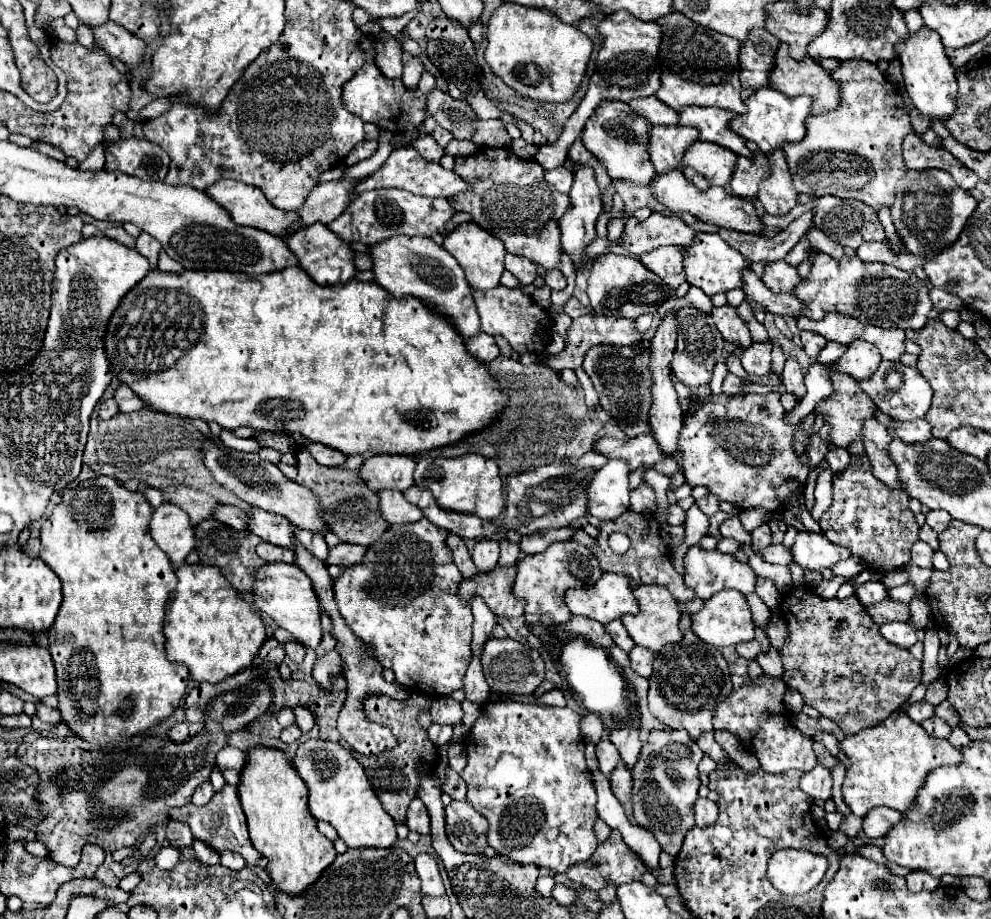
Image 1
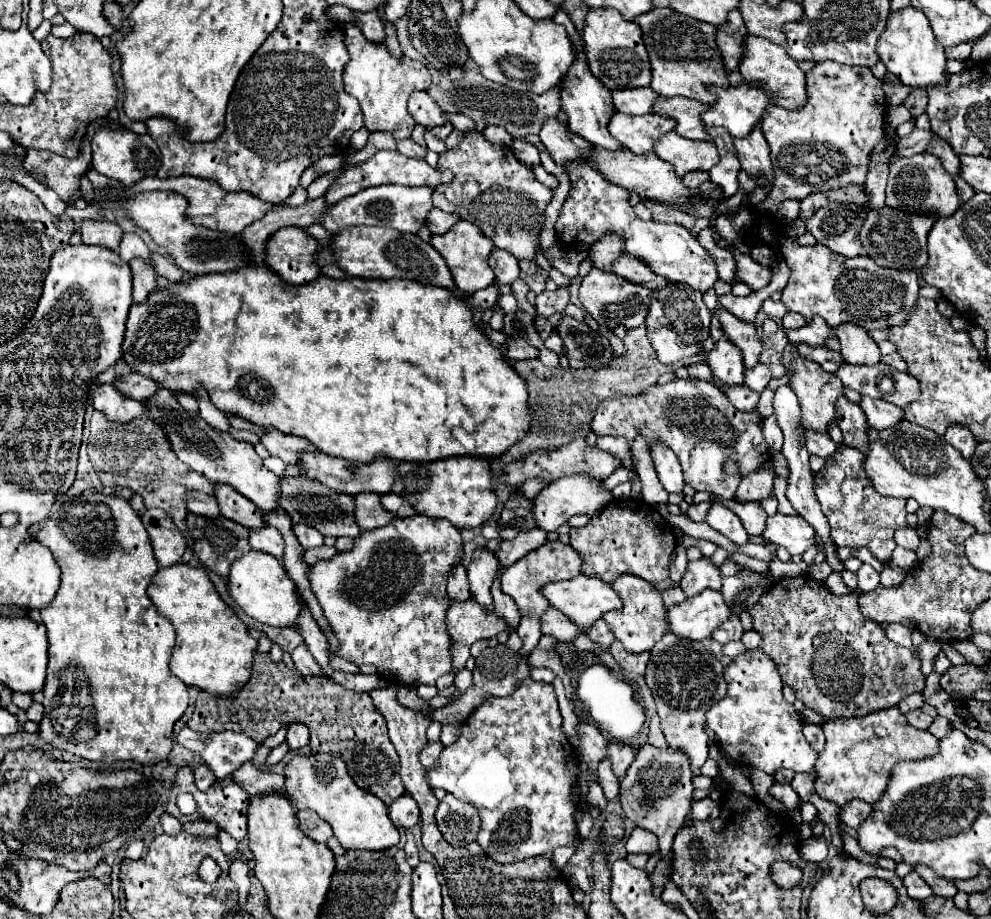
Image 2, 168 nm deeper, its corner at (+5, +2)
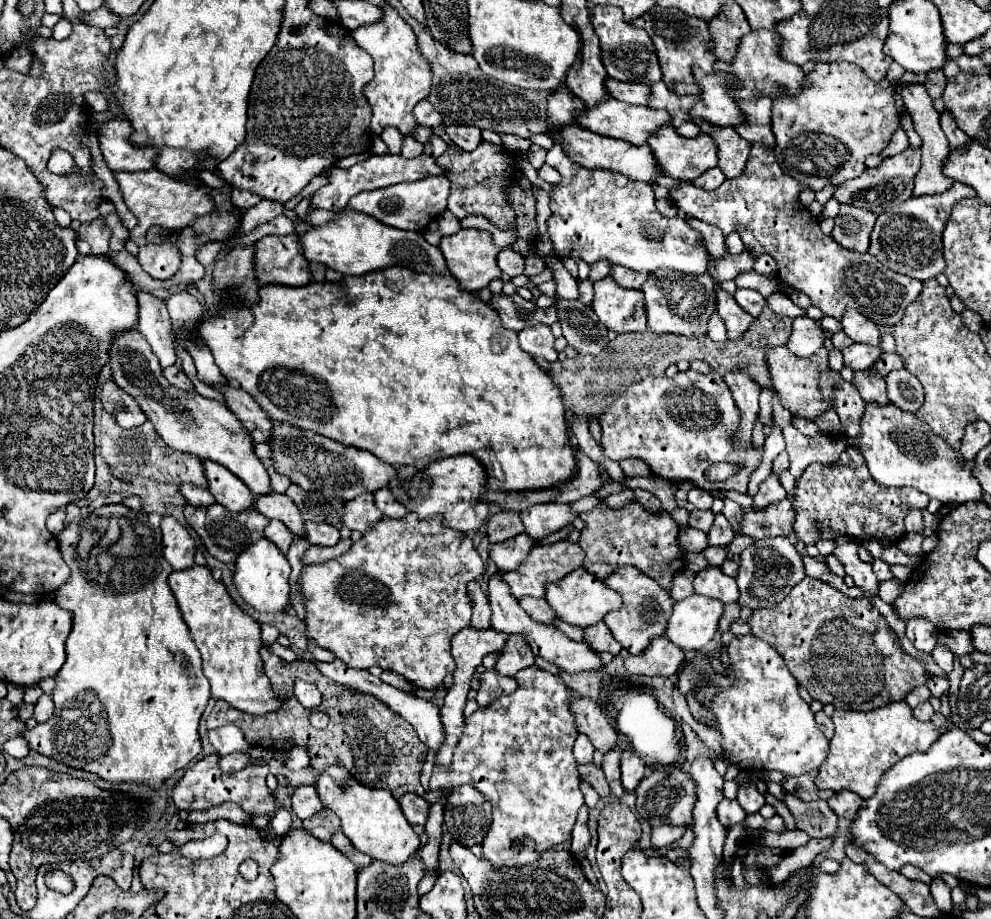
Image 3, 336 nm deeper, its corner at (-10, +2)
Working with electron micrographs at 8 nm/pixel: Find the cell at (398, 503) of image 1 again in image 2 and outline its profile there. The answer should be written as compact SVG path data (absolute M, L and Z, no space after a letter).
M356 494L356 510L354 510L354 518L356 524L360 526L360 530L374 530L374 528L382 528L386 526L394 516L390 512L386 512L380 504L380 494Z

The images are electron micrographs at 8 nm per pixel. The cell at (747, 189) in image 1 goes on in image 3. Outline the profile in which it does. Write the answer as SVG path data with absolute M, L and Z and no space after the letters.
M697 120L697 126L715 138L719 146L719 168L727 178L739 178L745 170L751 144L743 140L731 126L715 126L705 120Z

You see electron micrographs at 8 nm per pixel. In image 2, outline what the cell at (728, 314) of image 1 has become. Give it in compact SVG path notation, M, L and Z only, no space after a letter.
M712 314L712 326L710 326L710 336L714 340L714 350L708 354L706 364L712 370L712 378L718 384L720 390L744 384L744 364L742 364L742 354L732 342L722 332L722 326L718 318Z

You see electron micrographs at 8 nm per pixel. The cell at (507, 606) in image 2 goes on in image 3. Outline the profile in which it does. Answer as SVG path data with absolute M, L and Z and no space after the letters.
M511 634L503 648L503 654L495 664L495 670L503 676L513 676L531 664L533 664L533 652L527 638L521 638L521 634Z

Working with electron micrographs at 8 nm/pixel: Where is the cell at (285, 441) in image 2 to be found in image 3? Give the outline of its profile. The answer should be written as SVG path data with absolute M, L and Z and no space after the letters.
M215 386L215 388L225 394L229 410L245 424L247 430L251 430L251 438L255 442L273 440L273 438L269 438L269 436L273 436L271 418L267 416L267 412L263 412L261 406L257 406L257 402L251 398L251 394L247 394L243 390L235 390L231 386Z

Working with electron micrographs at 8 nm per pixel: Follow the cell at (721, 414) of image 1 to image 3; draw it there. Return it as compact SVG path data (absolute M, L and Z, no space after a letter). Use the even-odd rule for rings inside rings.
M689 370L675 378L643 378L601 414L599 446L605 456L615 462L623 458L639 458L647 462L653 474L669 482L689 480L707 492L737 490L745 494L753 470L761 464L763 448L751 446L749 450L739 450L735 446L739 420L741 414L731 390L717 372L703 376ZM701 454L707 458L701 460ZM715 462L741 462L745 468L727 482L711 484L703 478L703 472Z

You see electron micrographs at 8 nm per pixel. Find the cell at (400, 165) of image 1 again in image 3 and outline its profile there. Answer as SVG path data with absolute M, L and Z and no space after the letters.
M383 154L383 156L369 156L367 160L351 166L347 172L343 168L333 168L329 172L329 184L319 188L313 194L311 206L313 208L325 208L325 210L333 210L333 212L341 212L347 204L347 200L359 192L365 190L377 190L377 188L385 188L391 184L399 184L399 182L417 182L423 180L427 176L441 176L445 174L443 168L437 166L433 156L425 156L421 154L419 158L403 158L403 156L395 156L395 154Z

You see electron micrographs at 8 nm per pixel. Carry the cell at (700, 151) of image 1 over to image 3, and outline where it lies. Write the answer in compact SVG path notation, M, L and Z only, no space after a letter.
M673 126L661 128L649 138L649 146L659 158L659 166L667 170L667 176L679 180L695 180L709 168L717 166L717 146L707 134L699 138L685 138L677 134Z

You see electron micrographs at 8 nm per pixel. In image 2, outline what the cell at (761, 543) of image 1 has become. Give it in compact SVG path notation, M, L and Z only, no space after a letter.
M714 494L712 497L713 502L728 506L742 520L742 526L746 528L748 534L754 534L754 536L762 534L768 516L764 514L764 508L760 506L760 502L738 502L736 499L727 500Z

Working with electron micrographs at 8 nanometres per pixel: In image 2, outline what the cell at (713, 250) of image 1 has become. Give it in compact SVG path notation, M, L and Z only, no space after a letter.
M586 164L568 166L572 182L570 194L554 224L556 242L560 246L576 248L580 244L592 246L606 234L616 234L624 240L624 254L632 254L650 266L652 272L668 278L670 282L684 282L700 292L706 292L718 280L712 256L698 244L696 236L680 224L664 224L656 220L640 220L630 204L628 190L606 182L594 168Z

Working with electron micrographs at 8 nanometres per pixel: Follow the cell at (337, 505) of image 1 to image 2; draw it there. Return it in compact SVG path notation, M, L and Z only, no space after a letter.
M284 478L280 480L280 502L278 506L288 512L294 524L306 524L316 528L322 536L350 536L356 538L360 534L358 524L354 522L354 498L346 494L332 494L320 482L312 482L306 478Z

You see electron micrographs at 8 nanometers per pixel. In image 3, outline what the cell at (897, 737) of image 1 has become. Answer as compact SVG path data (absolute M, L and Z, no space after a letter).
M889 702L871 712L833 712L835 736L831 738L829 754L819 768L815 784L819 790L851 790L861 798L871 798L877 792L881 776L899 760L913 752L927 752L941 736L931 722L921 722L913 716L907 702Z

